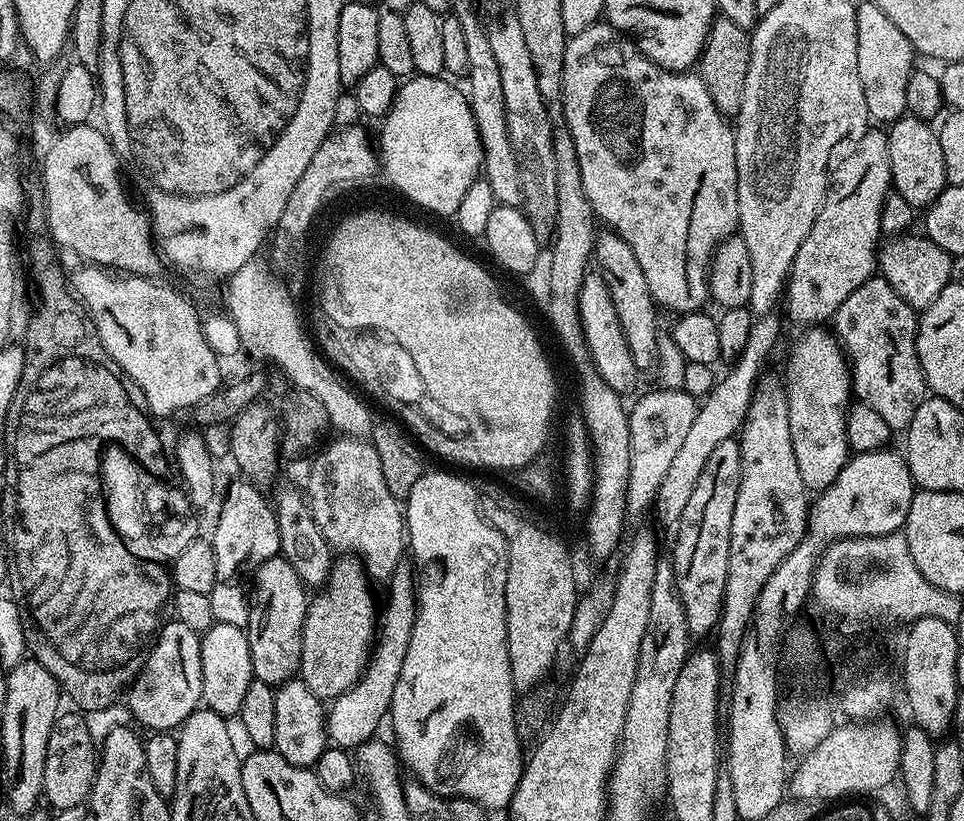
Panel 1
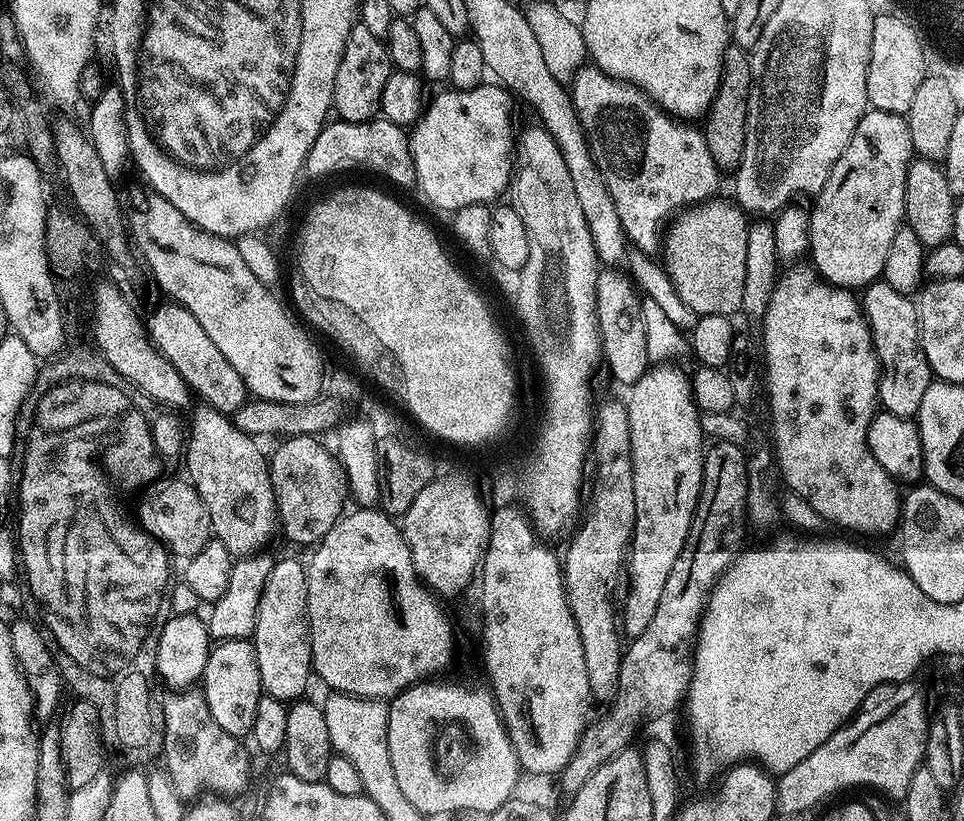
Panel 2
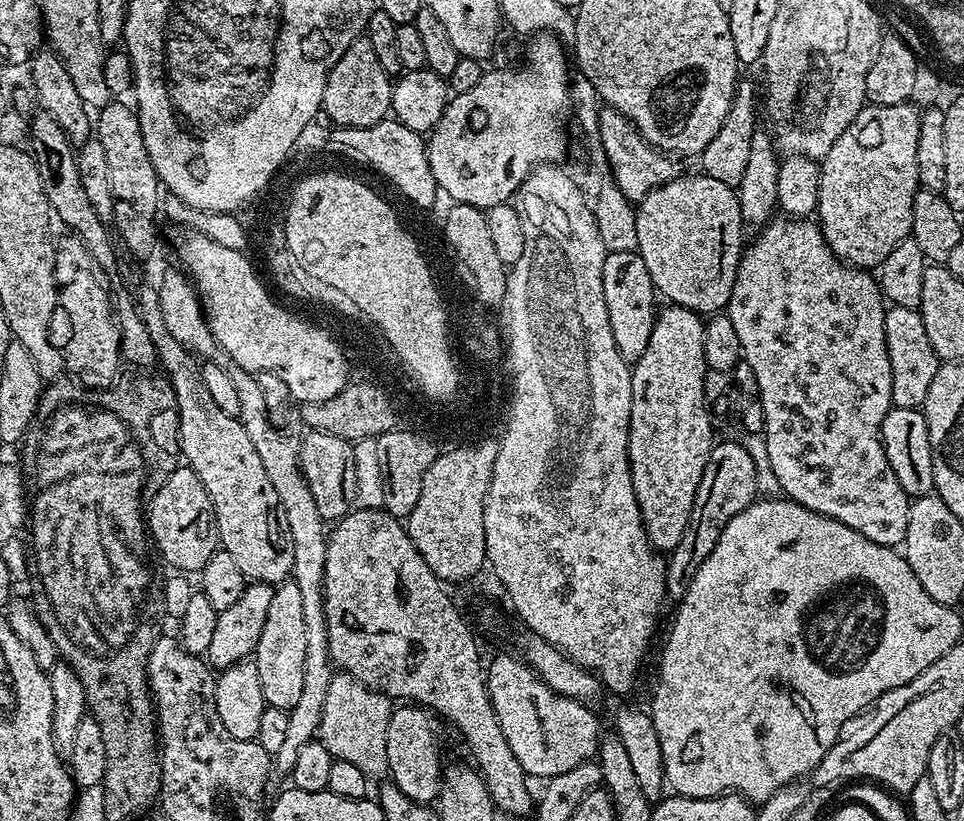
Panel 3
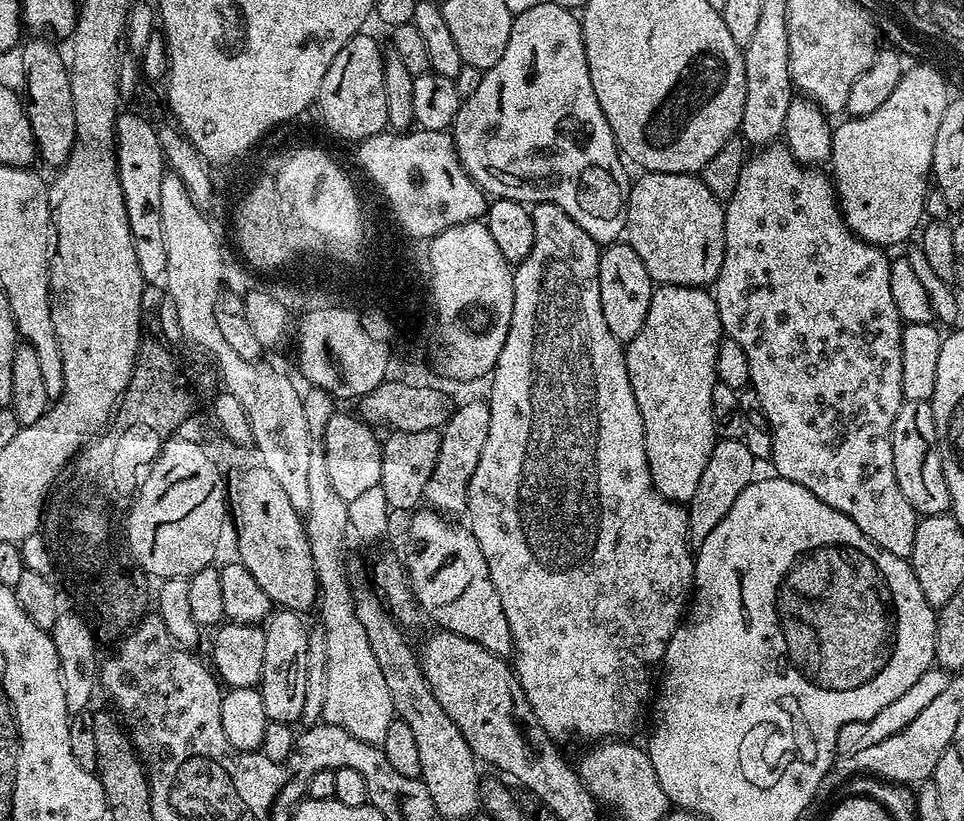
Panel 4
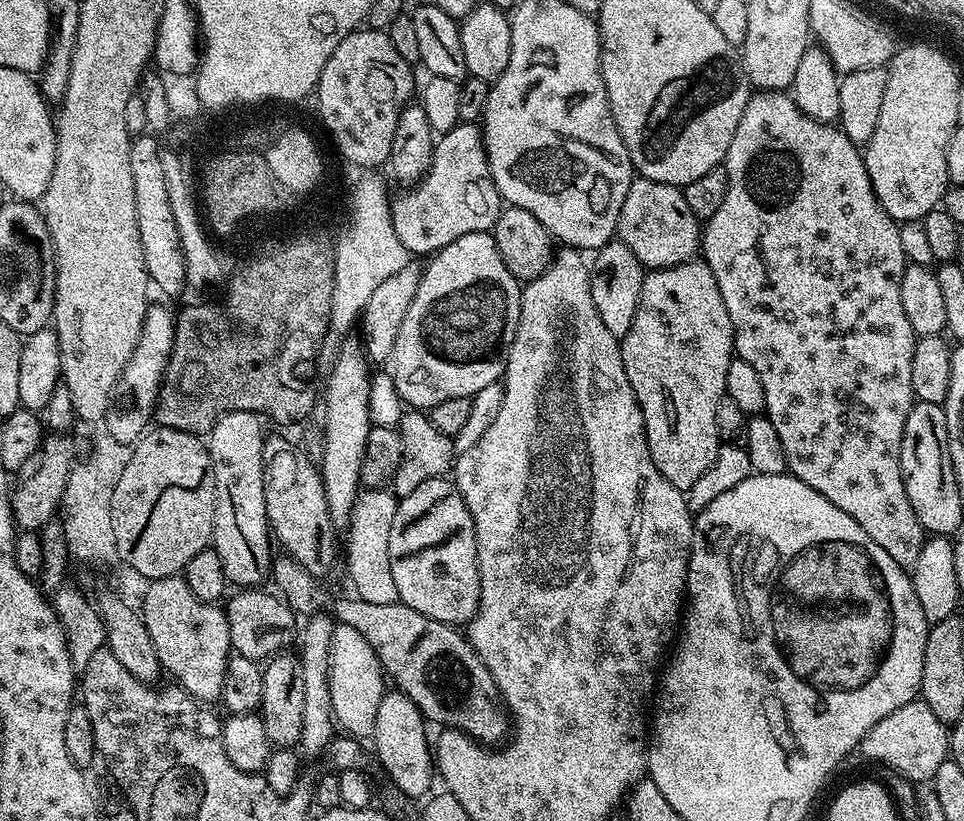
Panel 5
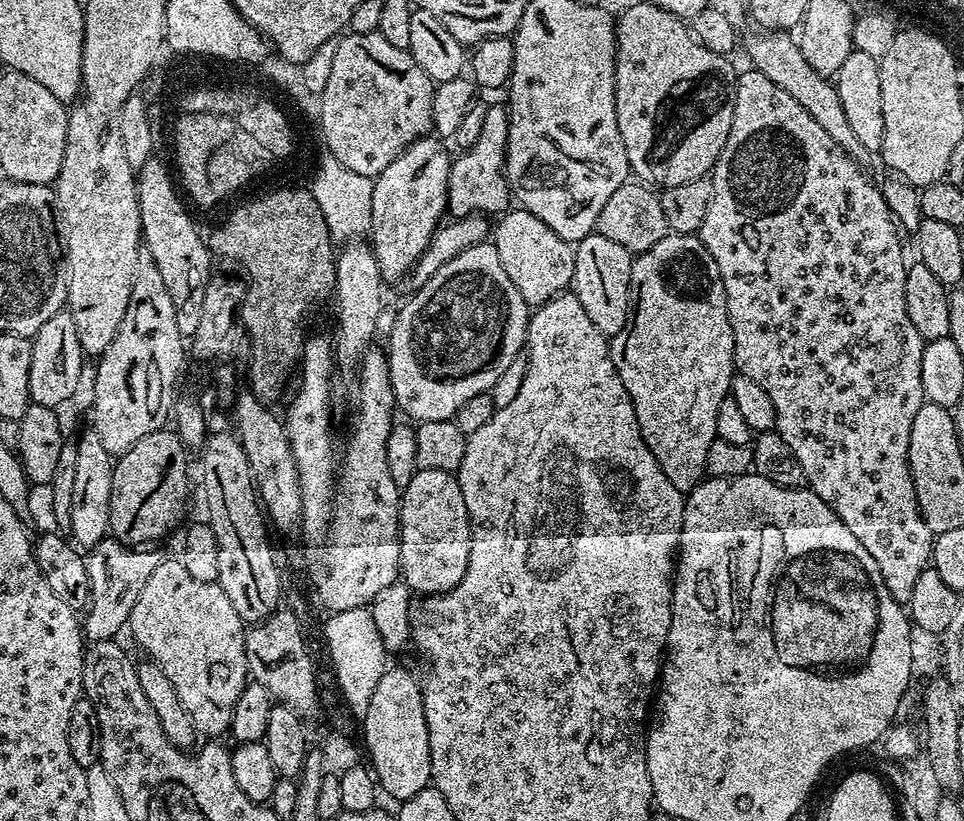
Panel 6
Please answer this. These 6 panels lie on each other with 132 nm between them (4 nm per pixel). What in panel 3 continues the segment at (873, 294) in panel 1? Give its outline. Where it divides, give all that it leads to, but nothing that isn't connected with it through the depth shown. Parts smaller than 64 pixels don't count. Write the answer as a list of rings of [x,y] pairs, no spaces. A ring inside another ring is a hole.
[[[892,306],[884,313],[886,330],[886,350],[890,354],[890,374],[892,375],[892,407],[923,409],[926,394],[934,383],[942,359],[930,344],[925,323],[919,311],[906,306]]]

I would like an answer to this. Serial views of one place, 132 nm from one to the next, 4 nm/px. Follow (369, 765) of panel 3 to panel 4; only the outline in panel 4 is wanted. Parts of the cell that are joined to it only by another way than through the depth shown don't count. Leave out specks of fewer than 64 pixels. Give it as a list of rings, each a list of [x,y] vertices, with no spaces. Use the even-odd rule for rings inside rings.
[[[313,446],[310,450],[306,483],[310,506],[304,526],[319,584],[318,608],[321,608],[320,618],[324,622],[322,631],[326,642],[326,698],[322,702],[322,720],[326,724],[342,726],[342,730],[350,730],[350,734],[354,734],[354,738],[362,738],[362,742],[383,745],[386,730],[390,730],[394,719],[390,689],[386,687],[378,658],[374,658],[370,651],[366,630],[362,630],[362,622],[358,622],[358,614],[352,604],[350,578],[346,573],[346,564],[344,568],[344,560],[340,557],[344,552],[344,539],[350,536],[348,501],[338,498],[334,486],[330,486],[323,447]]]

